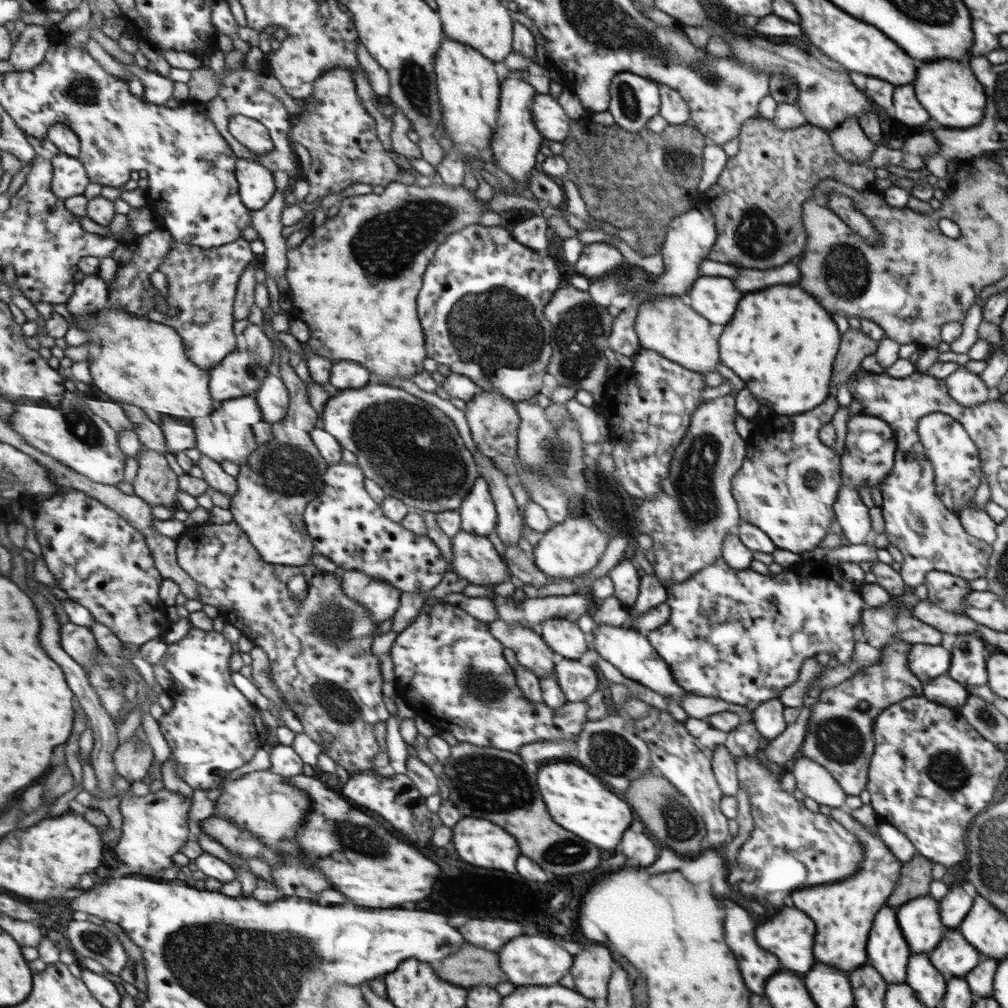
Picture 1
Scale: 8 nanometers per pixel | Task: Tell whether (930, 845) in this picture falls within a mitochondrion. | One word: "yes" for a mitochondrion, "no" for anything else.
no

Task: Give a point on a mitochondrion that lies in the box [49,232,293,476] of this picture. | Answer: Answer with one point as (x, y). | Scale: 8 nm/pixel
(79, 426)

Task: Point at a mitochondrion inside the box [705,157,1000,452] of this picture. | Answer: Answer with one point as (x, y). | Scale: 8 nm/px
(844, 265)

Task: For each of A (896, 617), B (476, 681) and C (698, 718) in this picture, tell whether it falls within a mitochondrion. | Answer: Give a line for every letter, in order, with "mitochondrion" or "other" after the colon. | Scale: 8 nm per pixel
A: mitochondrion
B: mitochondrion
C: other

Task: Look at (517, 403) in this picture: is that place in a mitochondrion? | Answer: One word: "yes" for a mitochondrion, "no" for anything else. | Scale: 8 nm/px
no

